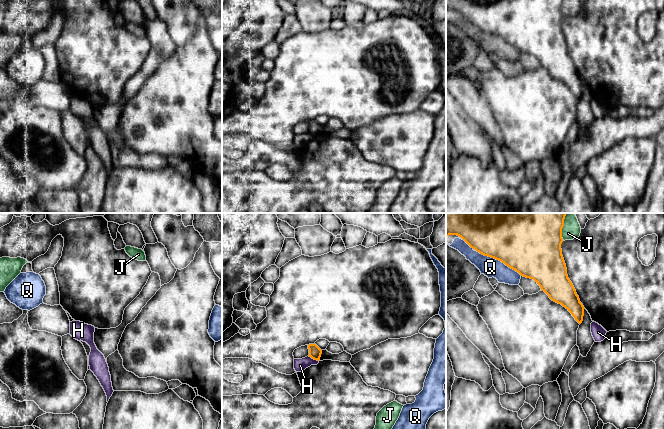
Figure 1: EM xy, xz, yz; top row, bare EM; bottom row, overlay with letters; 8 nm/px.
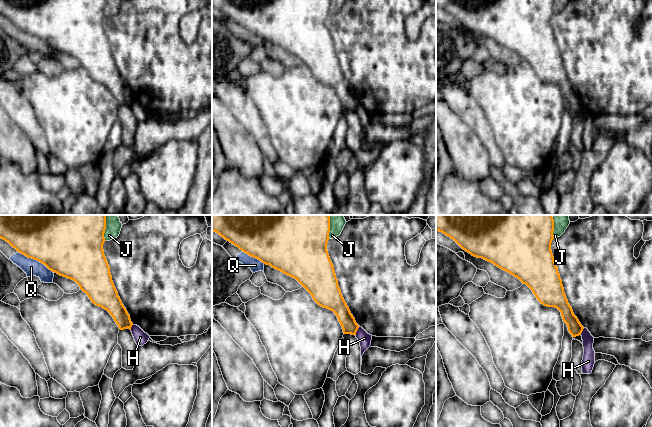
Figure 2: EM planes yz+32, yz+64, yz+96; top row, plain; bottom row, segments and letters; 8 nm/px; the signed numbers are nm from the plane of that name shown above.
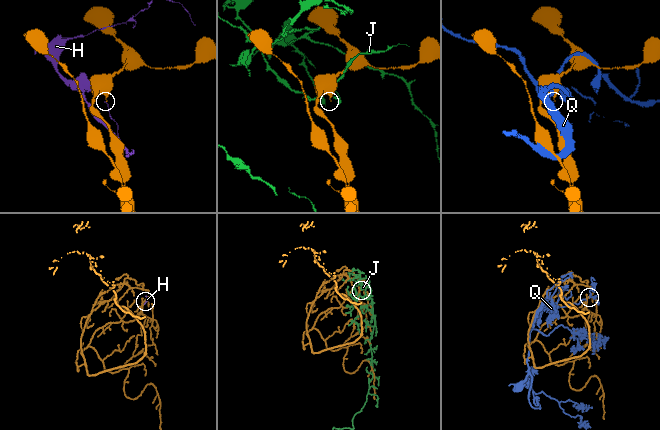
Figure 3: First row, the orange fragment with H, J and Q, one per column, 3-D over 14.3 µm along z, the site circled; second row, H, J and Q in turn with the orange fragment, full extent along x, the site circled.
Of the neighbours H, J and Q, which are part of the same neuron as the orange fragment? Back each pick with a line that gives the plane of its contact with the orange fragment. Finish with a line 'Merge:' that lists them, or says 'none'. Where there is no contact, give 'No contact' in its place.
Merge: none

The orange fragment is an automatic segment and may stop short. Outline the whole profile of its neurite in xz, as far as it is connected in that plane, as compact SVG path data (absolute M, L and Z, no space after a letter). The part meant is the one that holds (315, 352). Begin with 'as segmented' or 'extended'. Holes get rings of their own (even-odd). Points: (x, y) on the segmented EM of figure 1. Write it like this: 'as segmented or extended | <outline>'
as segmented | M315 343L309 344L308 349L309 349L309 355L308 356L314 360L319 361L321 354L322 354L322 350Z

